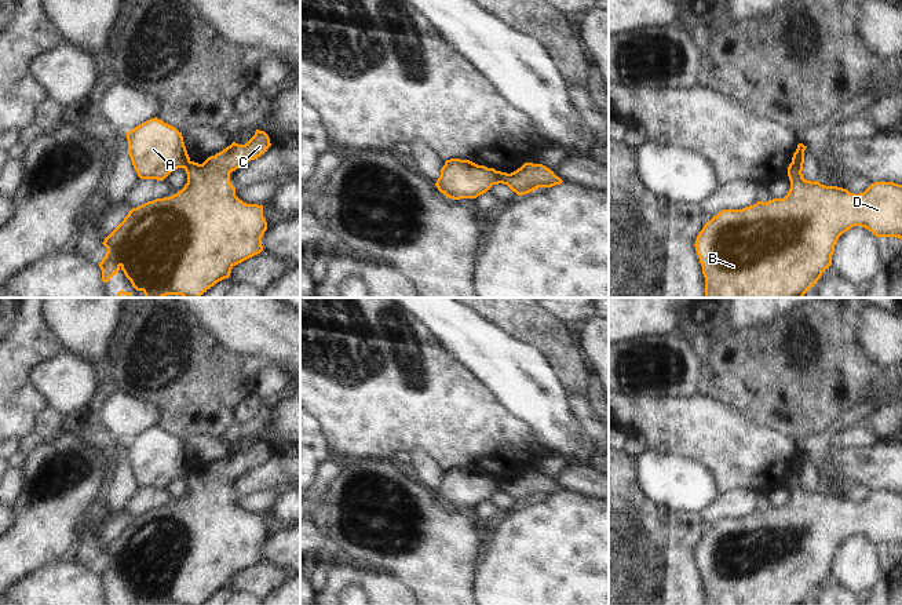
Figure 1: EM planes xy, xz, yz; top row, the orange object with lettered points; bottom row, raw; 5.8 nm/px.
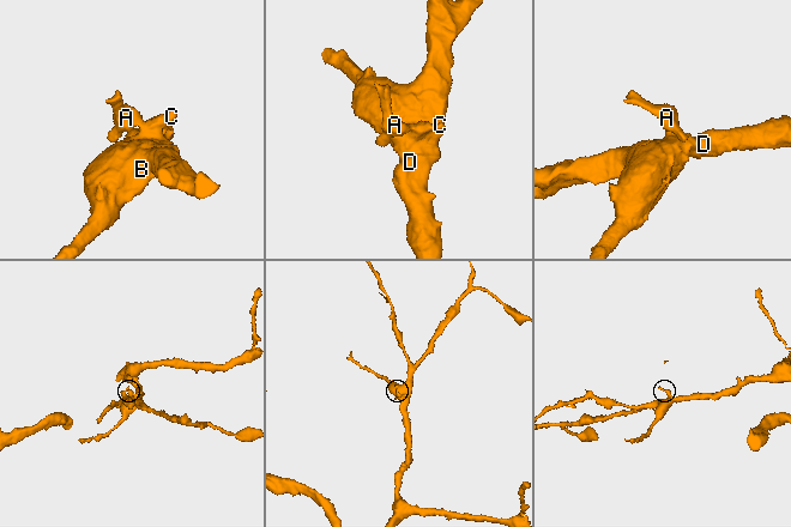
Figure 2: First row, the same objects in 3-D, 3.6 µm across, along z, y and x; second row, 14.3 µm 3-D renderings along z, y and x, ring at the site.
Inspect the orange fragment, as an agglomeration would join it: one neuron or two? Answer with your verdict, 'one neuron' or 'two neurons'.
two neurons

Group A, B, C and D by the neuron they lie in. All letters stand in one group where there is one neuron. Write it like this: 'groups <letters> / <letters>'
groups A / B C D

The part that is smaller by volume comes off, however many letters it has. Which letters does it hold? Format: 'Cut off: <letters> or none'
Cut off: A

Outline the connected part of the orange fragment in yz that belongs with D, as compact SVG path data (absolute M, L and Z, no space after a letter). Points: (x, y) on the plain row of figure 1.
M789 473L790 498L784 507L757 510L742 518L723 518L705 532L694 553L705 586L705 605L804 605L832 575L835 554L851 536L861 535L876 546L902 548L902 493L874 491L863 502L854 503L843 496L806 489L801 480L803 474Z

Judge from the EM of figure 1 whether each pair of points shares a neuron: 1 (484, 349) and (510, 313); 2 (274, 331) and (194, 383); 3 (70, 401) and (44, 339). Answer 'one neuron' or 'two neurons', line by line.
1: two neurons
2: two neurons
3: two neurons

